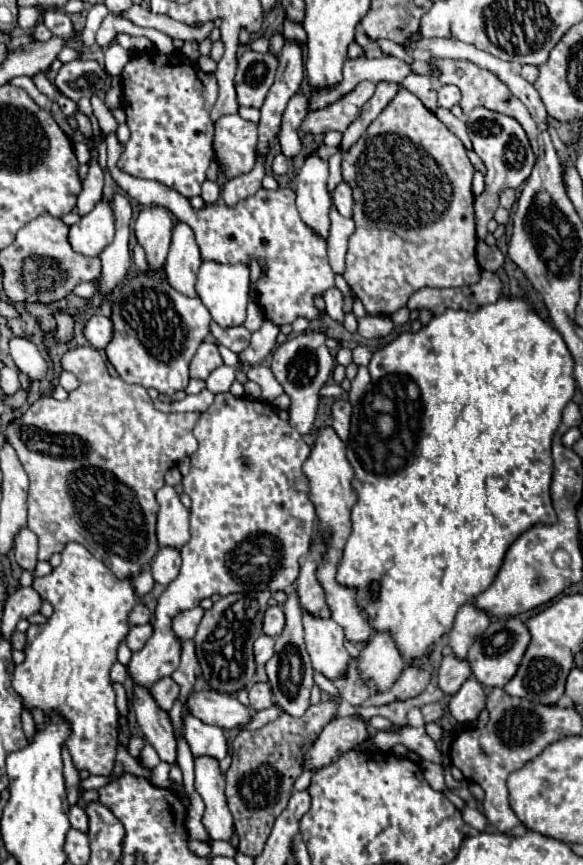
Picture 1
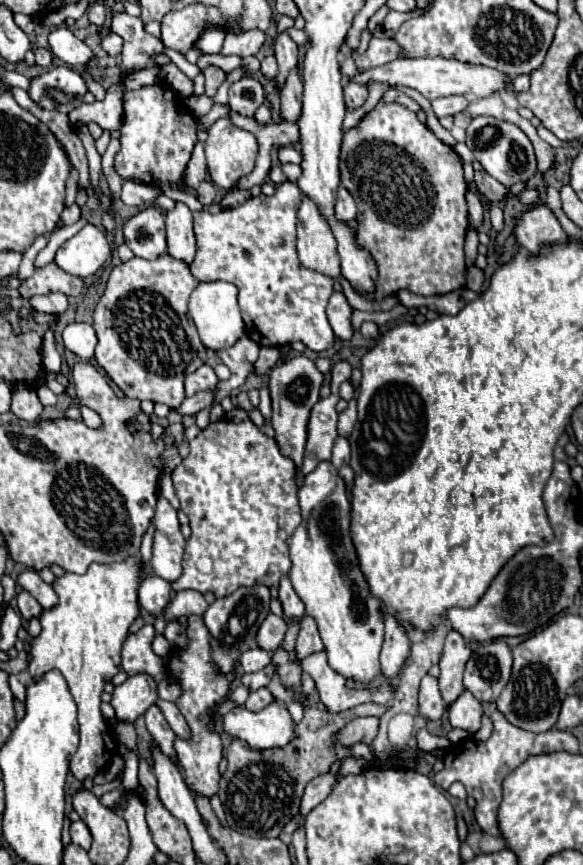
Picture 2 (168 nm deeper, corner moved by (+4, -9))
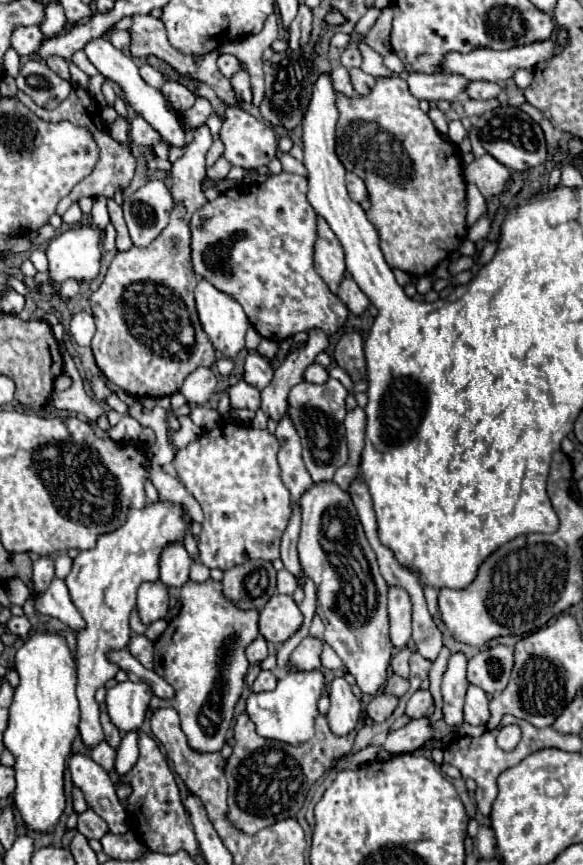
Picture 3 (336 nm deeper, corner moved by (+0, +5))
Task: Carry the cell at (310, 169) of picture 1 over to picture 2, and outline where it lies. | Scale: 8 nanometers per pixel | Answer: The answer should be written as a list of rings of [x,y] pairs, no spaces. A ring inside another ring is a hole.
[[[305,196],[297,220],[297,252],[301,264],[333,280],[341,278],[335,236],[327,220],[319,214],[319,208]]]

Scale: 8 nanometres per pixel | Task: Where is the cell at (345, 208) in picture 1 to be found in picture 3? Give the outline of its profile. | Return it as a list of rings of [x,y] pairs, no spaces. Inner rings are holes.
[[[347,172],[347,192],[353,202],[361,204],[363,200],[367,200],[367,188],[365,188],[363,180],[359,176],[355,176],[353,172]]]

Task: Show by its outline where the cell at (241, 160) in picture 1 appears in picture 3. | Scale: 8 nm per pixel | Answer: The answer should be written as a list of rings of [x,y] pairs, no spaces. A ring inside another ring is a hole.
[[[227,106],[225,110],[225,118],[223,118],[223,126],[219,130],[219,138],[225,146],[225,158],[231,166],[239,166],[239,168],[259,168],[259,166],[267,166],[277,152],[277,138],[275,132],[269,124],[257,120],[255,116],[251,116],[245,110],[239,108],[231,108]]]

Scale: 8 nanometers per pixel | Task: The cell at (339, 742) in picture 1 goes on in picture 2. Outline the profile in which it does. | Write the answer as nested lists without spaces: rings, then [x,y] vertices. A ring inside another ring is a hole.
[[[355,718],[349,722],[337,736],[337,740],[345,746],[353,746],[357,742],[371,744],[379,730],[379,718]]]

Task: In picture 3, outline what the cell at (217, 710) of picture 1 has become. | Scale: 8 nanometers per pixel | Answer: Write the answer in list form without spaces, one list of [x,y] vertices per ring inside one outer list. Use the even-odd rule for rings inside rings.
[[[295,670],[295,672],[289,672],[285,678],[281,678],[275,690],[261,692],[261,694],[251,692],[247,696],[245,712],[255,722],[259,736],[289,742],[289,744],[301,744],[313,738],[315,734],[313,722],[315,722],[315,716],[319,714],[317,700],[323,690],[325,690],[325,678],[319,670],[313,670],[313,672]]]

